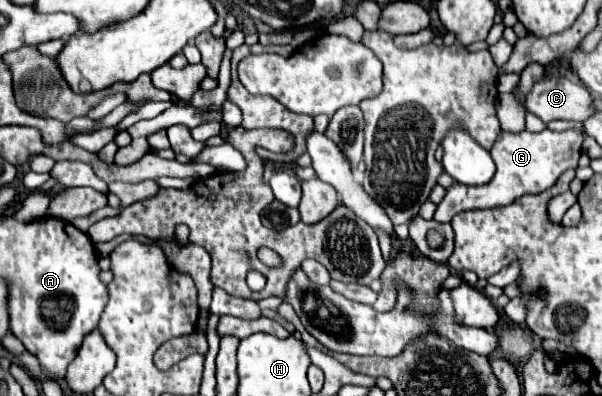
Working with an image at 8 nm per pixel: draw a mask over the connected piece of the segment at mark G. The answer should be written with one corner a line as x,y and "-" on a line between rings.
546,128
538,134
528,130
518,134
502,132
492,148
492,156
496,162
496,176
492,178
492,182
486,186
464,186
456,182
452,188
448,188
444,200
438,204
434,212
434,220
450,222
452,216
462,210
506,206
524,194
538,194
542,190
548,190
550,186
556,184
558,176
564,170
578,166
578,158
582,154
582,140
584,134
578,130
552,132

